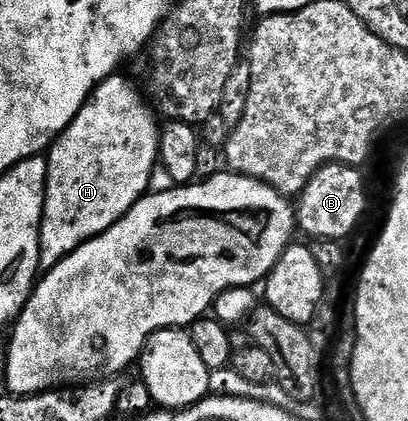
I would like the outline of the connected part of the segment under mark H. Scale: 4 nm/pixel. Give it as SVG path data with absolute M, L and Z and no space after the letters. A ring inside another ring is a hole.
M113 73L96 84L91 95L88 96L83 109L72 118L72 124L61 131L58 138L51 144L52 152L46 155L48 165L48 177L44 181L44 213L40 217L40 261L41 264L48 265L53 261L59 261L64 258L70 251L76 250L83 242L93 239L106 228L112 226L117 219L127 212L135 203L140 200L140 196L149 190L152 179L152 169L158 163L158 150L160 147L160 131L158 123L152 120L153 112L150 110L149 104L140 100L140 95L120 76L120 73Z

